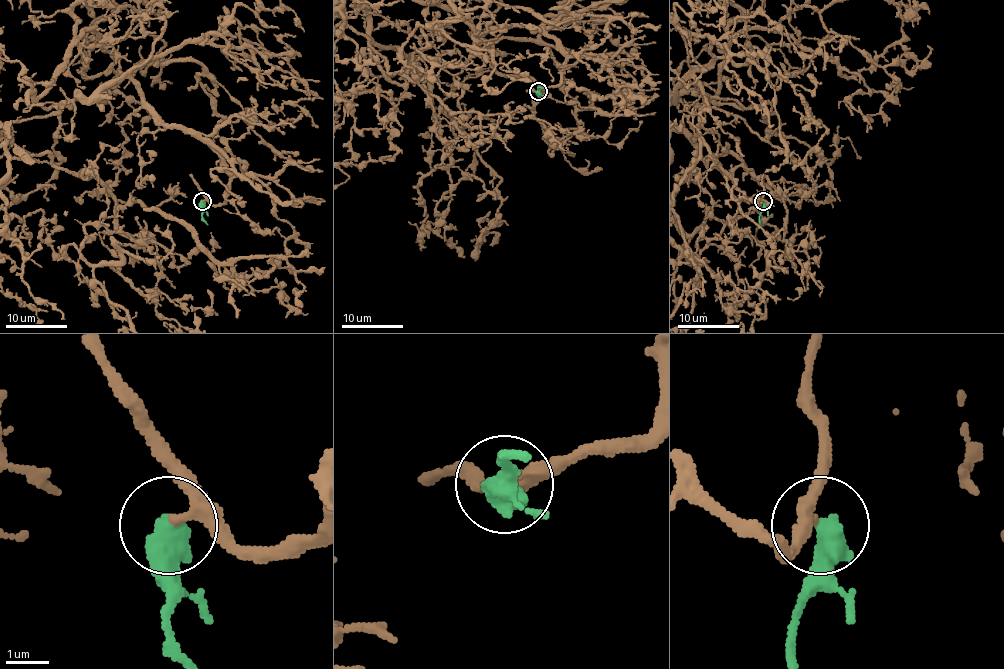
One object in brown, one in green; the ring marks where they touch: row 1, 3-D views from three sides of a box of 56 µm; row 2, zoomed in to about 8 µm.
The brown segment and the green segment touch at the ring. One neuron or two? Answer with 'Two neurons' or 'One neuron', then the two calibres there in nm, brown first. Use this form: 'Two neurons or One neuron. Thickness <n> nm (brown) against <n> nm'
One neuron. Thickness 220 nm (brown) against 650 nm

